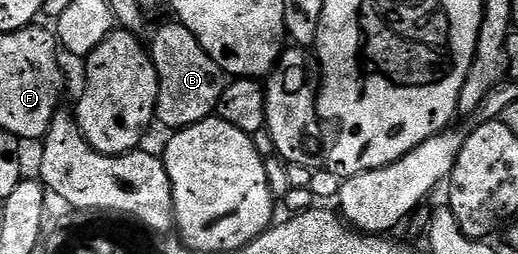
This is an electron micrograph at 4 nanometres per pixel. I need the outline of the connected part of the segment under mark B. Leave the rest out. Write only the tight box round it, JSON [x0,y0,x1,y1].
[150,21,226,129]

